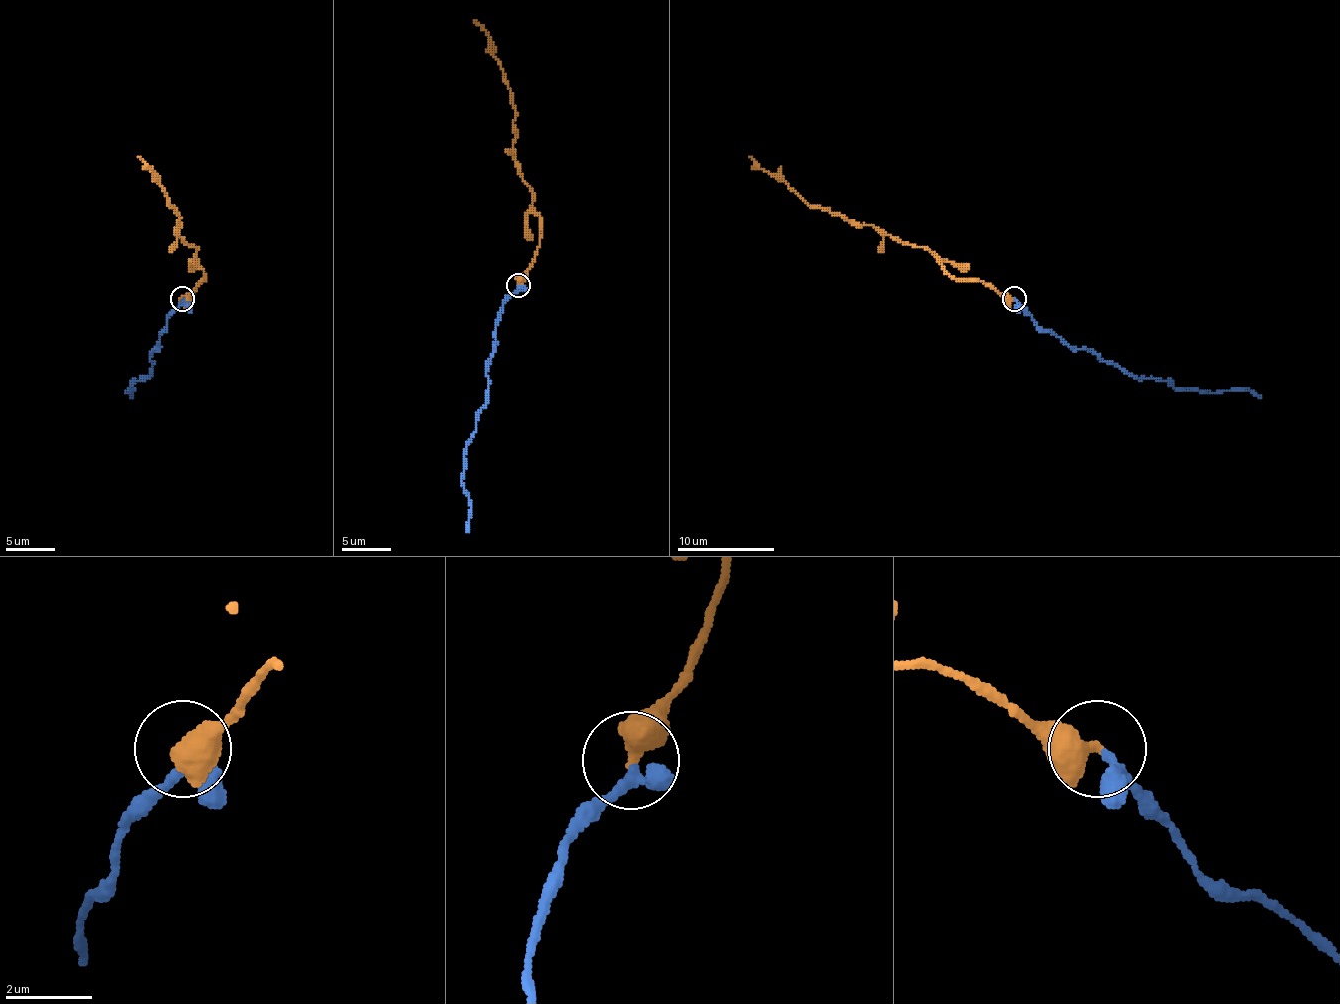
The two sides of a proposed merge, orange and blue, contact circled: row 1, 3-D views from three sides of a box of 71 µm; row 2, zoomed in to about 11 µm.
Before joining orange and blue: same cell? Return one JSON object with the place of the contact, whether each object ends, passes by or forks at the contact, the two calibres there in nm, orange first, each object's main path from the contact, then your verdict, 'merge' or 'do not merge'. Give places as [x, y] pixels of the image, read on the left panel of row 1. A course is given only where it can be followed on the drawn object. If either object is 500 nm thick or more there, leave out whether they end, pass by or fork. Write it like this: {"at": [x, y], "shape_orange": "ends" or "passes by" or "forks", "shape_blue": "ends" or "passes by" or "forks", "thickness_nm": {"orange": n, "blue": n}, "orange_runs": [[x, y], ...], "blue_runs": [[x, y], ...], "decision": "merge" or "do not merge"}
{"at": [182, 298], "thickness_nm": {"orange": 550, "blue": 240}, "orange_runs": [[181, 298], [203, 278], [196, 247], [179, 234], [179, 215], [157, 176], [137, 156]], "blue_runs": [[181, 300], [162, 330], [159, 347], [150, 359], [152, 371], [125, 393], [135, 390], [130, 398]], "decision": "merge"}

